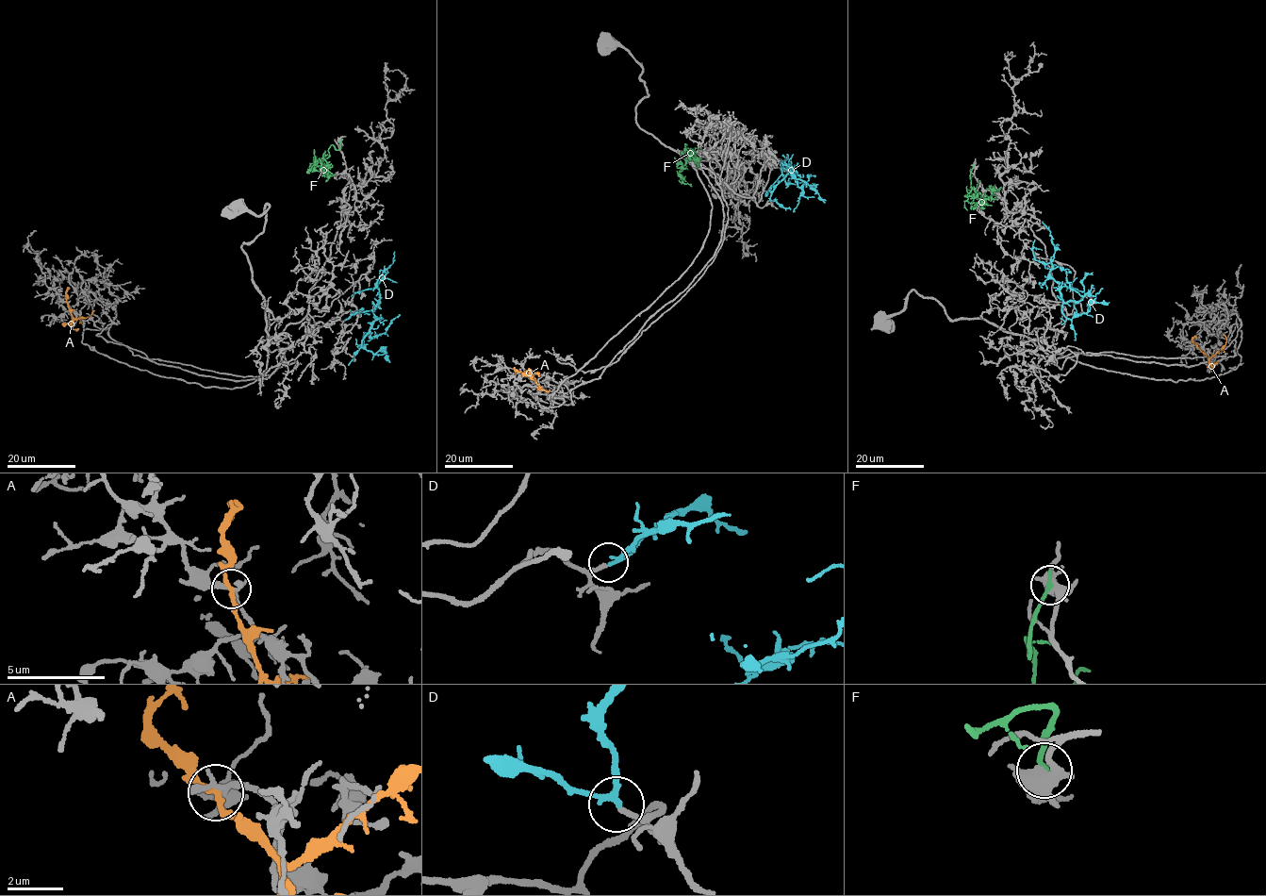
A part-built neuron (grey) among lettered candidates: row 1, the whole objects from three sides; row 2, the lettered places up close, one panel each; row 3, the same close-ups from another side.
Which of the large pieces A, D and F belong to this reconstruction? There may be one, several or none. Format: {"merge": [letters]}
{"merge": ["D"]}

